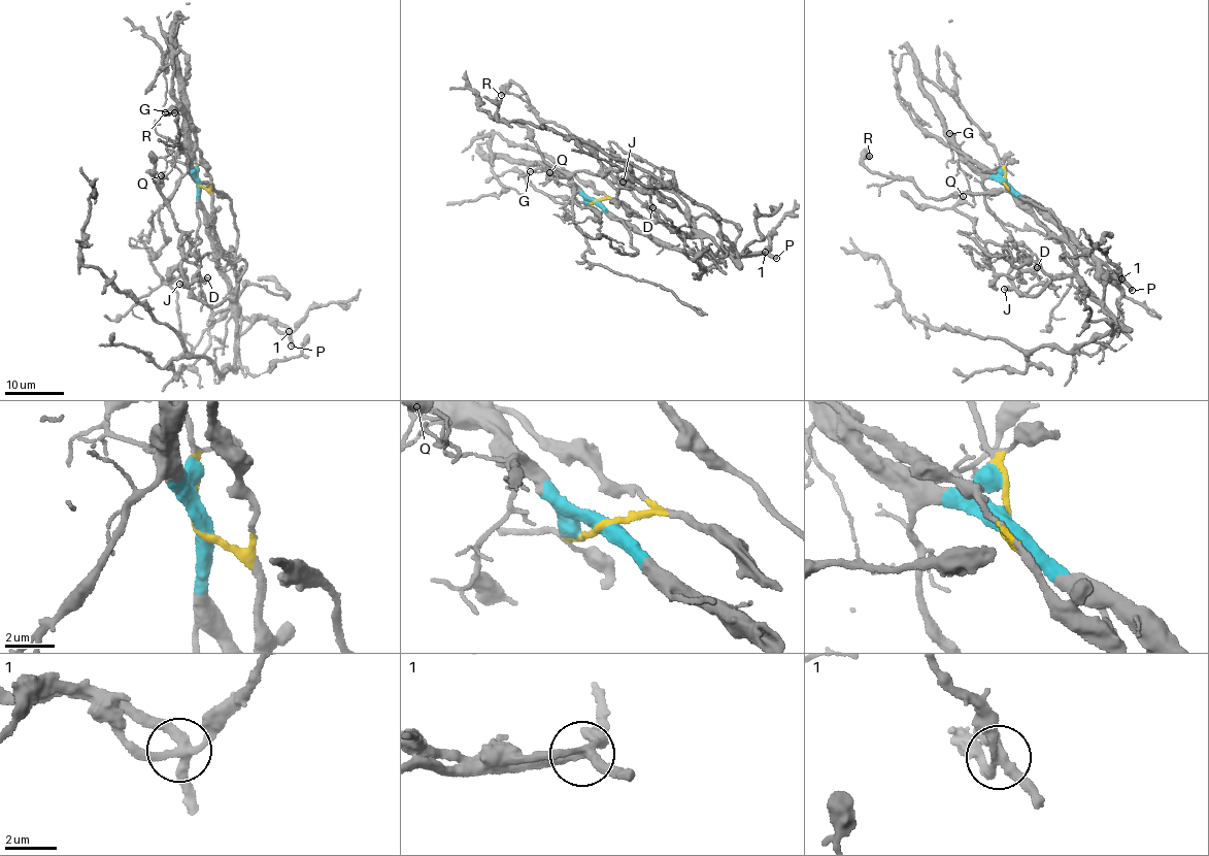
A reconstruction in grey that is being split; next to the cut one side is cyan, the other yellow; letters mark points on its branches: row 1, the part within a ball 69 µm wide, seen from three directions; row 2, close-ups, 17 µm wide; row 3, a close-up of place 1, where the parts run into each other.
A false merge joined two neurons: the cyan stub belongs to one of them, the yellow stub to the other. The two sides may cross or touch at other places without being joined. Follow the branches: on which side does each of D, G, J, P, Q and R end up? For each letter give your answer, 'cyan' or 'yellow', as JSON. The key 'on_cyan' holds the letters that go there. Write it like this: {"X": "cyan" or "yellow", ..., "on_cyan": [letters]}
{"D": "yellow", "G": "cyan", "J": "yellow", "P": "cyan", "Q": "yellow", "R": "yellow", "on_cyan": ["G", "P"]}

